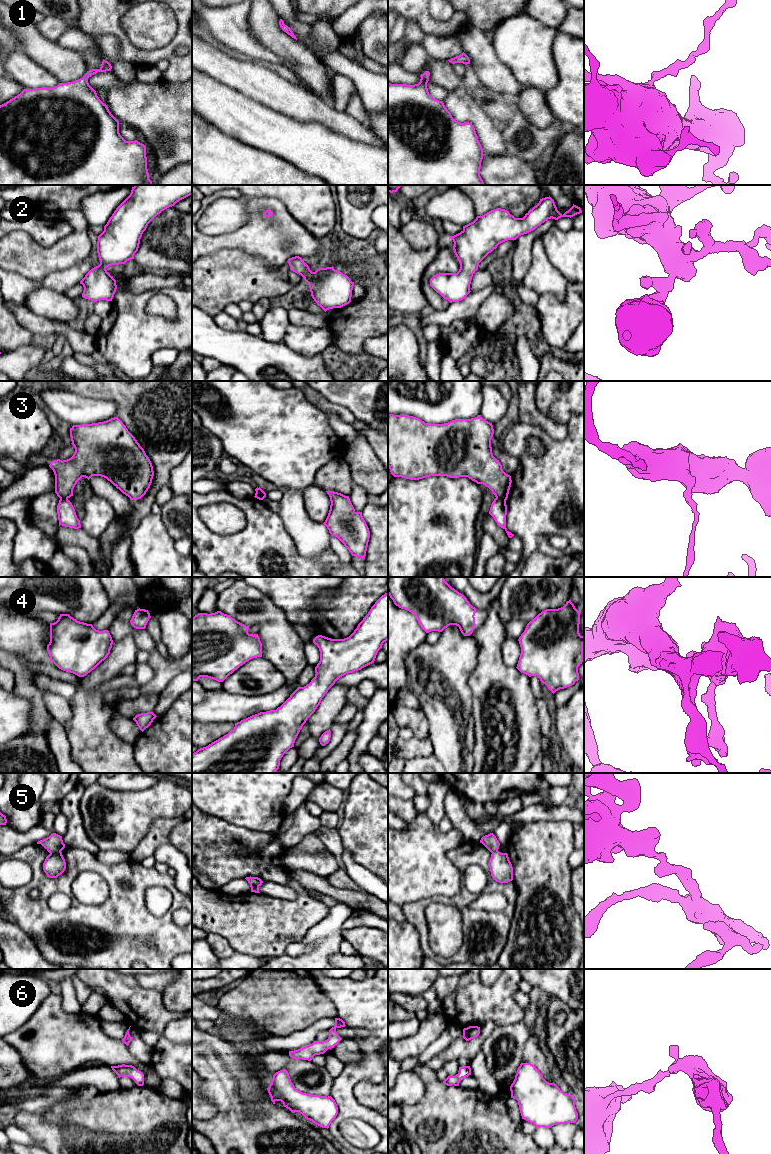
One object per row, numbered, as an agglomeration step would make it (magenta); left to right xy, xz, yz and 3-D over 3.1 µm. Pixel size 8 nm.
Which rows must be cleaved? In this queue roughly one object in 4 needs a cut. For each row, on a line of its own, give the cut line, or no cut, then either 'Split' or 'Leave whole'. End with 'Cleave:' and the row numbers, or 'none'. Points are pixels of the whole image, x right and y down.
1: No split. Leave whole
2: No split. Leave whole
3: Split along yz (496, 497), (505, 501). Split
4: No split. Leave whole
5: Split along xy (60, 850), (50, 853). Split
6: No split. Leave whole
Cleave: 3, 5

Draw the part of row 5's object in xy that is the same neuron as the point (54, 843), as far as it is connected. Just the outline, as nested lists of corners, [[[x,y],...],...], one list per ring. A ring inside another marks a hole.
[[[53,833],[49,837],[40,840],[37,844],[41,844],[49,853],[58,853],[65,848],[62,836]]]

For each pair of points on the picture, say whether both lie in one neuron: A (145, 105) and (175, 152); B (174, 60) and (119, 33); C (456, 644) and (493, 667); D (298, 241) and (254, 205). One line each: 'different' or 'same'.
A: same
B: same
C: different
D: same

